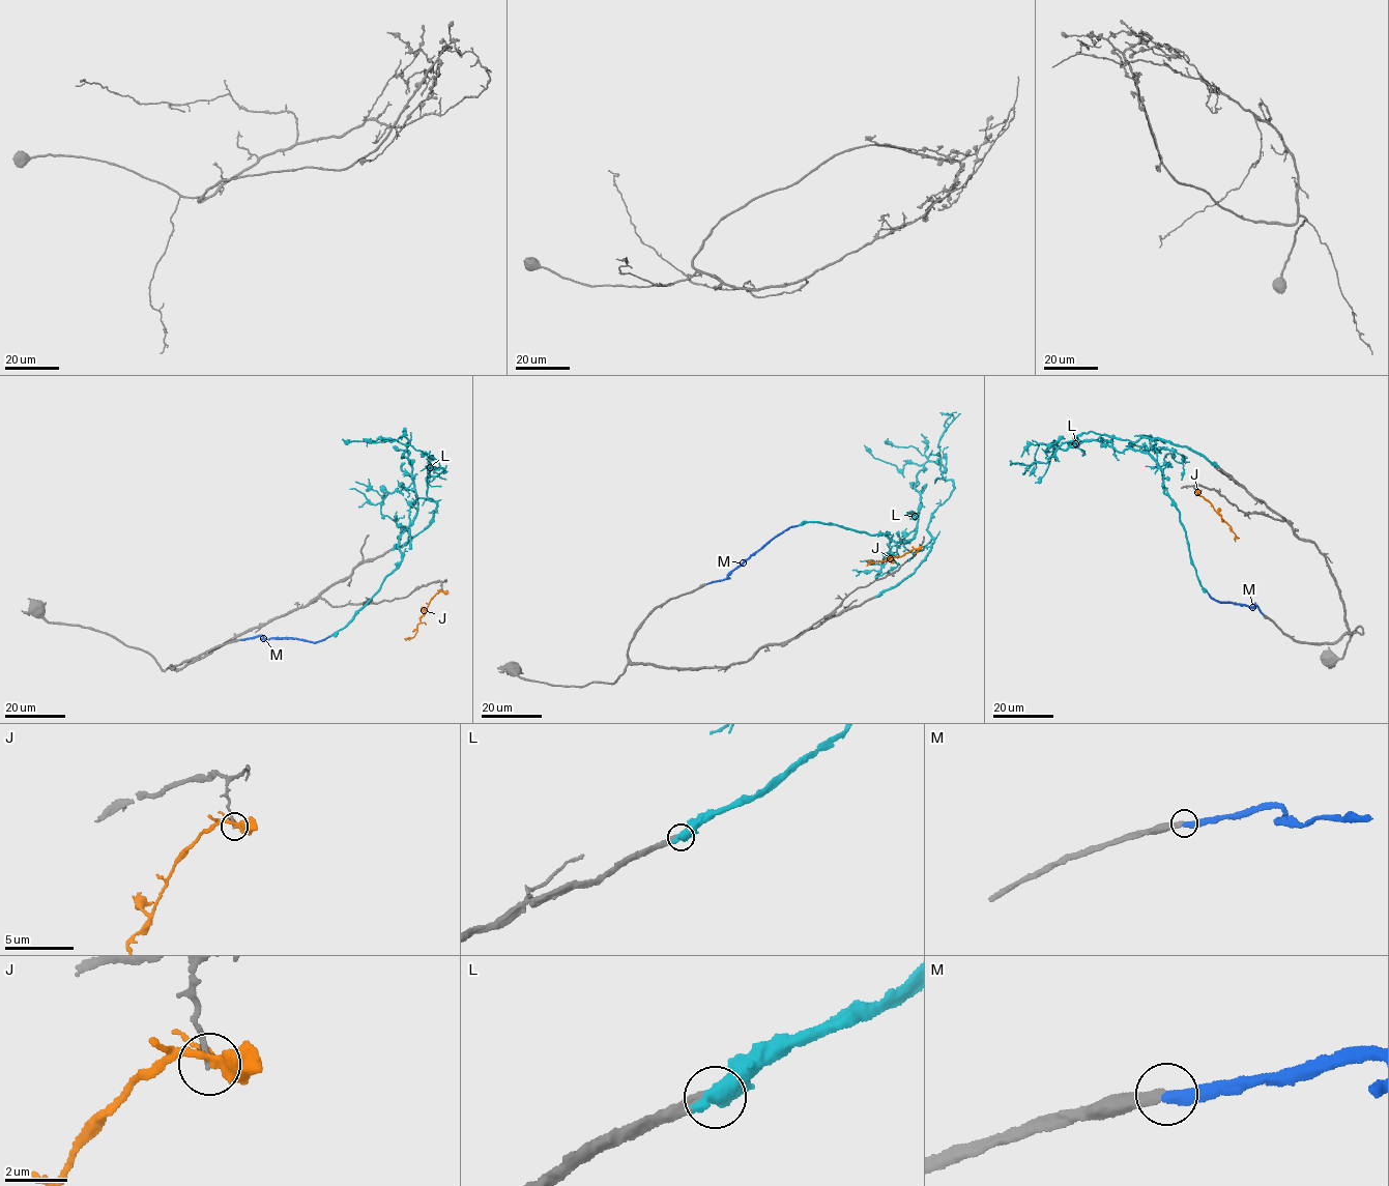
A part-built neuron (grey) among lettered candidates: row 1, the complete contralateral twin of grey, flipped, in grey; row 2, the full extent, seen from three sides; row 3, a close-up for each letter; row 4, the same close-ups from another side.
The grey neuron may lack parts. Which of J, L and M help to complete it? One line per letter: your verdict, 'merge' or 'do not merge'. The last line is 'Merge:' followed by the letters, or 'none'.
J: do not merge
L: merge
M: merge
Merge: L, M

